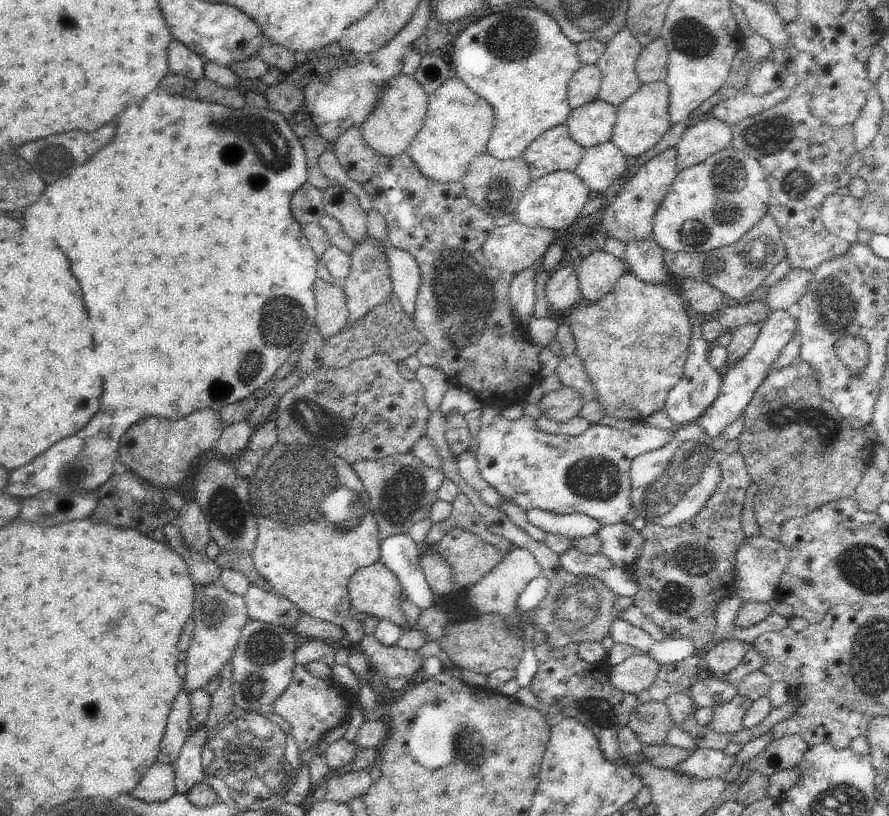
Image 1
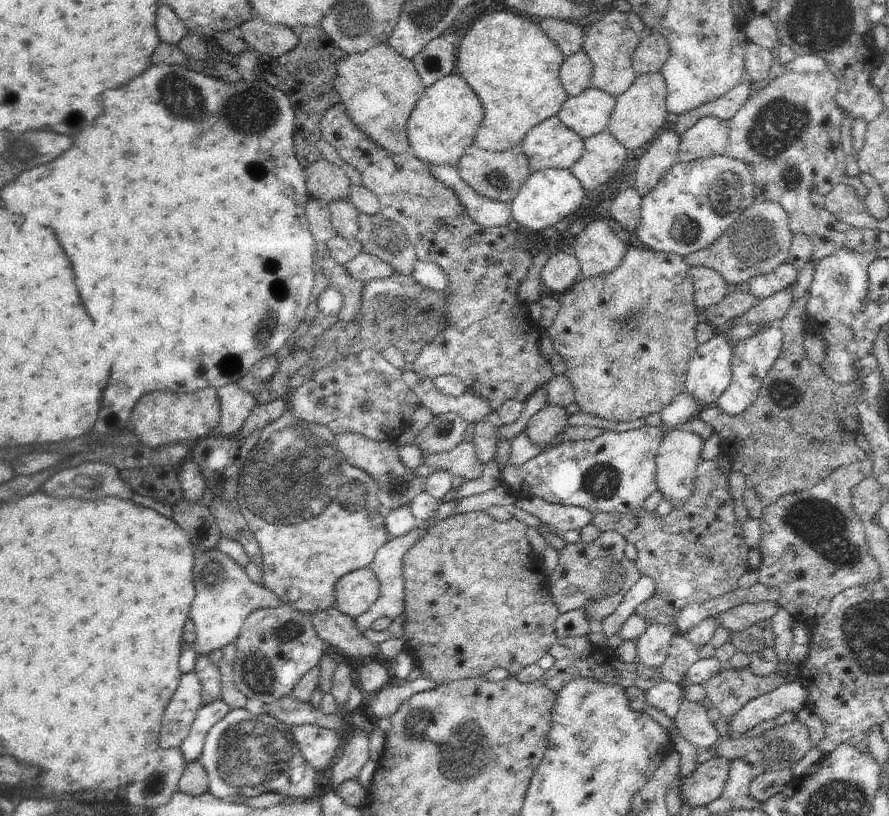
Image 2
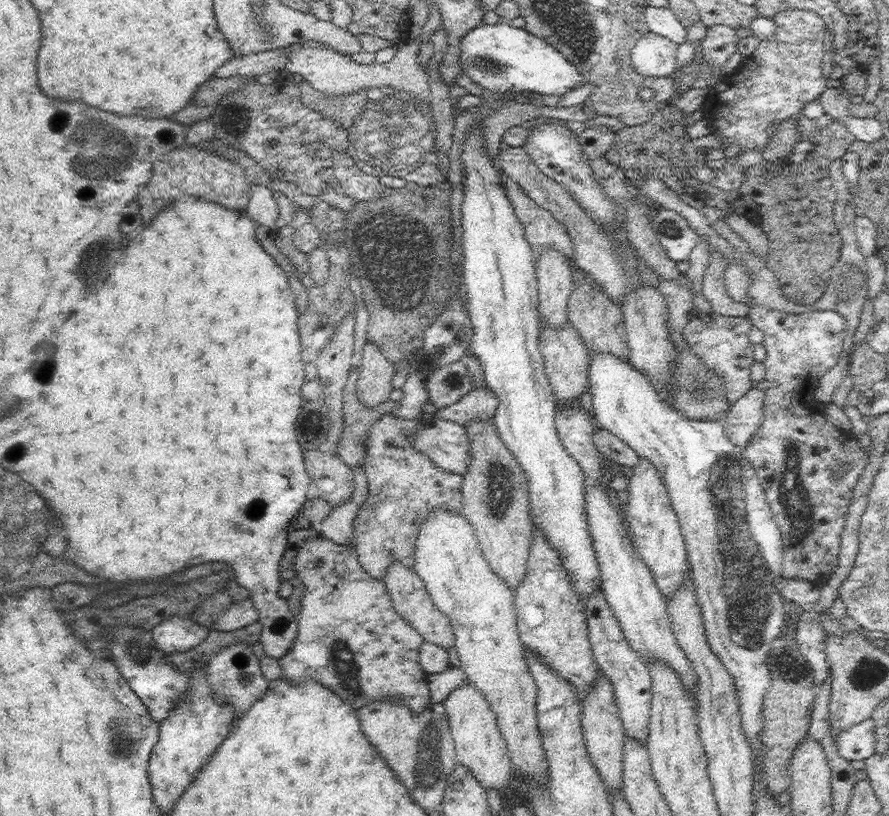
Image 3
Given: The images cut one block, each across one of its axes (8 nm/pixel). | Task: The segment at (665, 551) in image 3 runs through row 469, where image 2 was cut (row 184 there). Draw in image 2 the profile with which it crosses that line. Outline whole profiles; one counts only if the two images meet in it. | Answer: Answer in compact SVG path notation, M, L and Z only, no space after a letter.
M667 131L653 139L644 149L644 154L634 169L634 190L644 198L676 163L679 151L679 134Z

